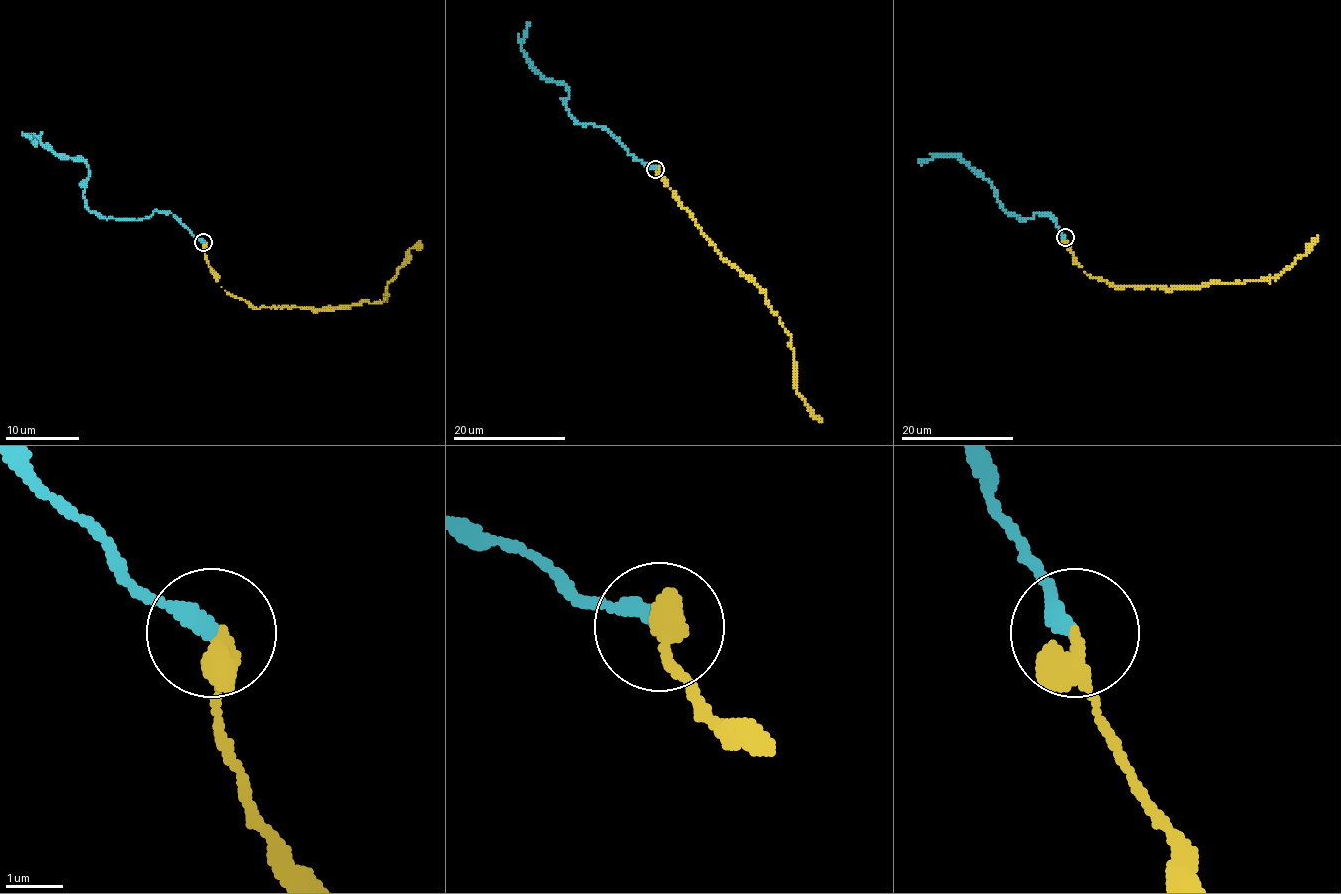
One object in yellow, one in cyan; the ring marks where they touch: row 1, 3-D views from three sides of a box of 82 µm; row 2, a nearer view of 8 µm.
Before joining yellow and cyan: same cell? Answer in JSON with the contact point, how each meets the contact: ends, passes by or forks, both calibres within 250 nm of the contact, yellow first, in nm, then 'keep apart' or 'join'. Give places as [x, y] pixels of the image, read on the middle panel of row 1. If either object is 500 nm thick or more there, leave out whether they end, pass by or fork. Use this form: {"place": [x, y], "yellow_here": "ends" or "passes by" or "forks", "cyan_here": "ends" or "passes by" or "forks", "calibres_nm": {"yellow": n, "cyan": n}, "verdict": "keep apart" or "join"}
{"place": [655, 169], "yellow_here": "ends", "cyan_here": "ends", "calibres_nm": {"yellow": 480, "cyan": 280}, "verdict": "join"}

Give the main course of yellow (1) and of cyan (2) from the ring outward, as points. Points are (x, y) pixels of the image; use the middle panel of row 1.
1: (655, 169), (724, 259), (765, 291), (766, 303), (791, 338), (795, 391), (810, 413), (821, 422)
2: (655, 169), (638, 161), (605, 129), (579, 124), (564, 103), (568, 89), (546, 79), (522, 49), (527, 22)

